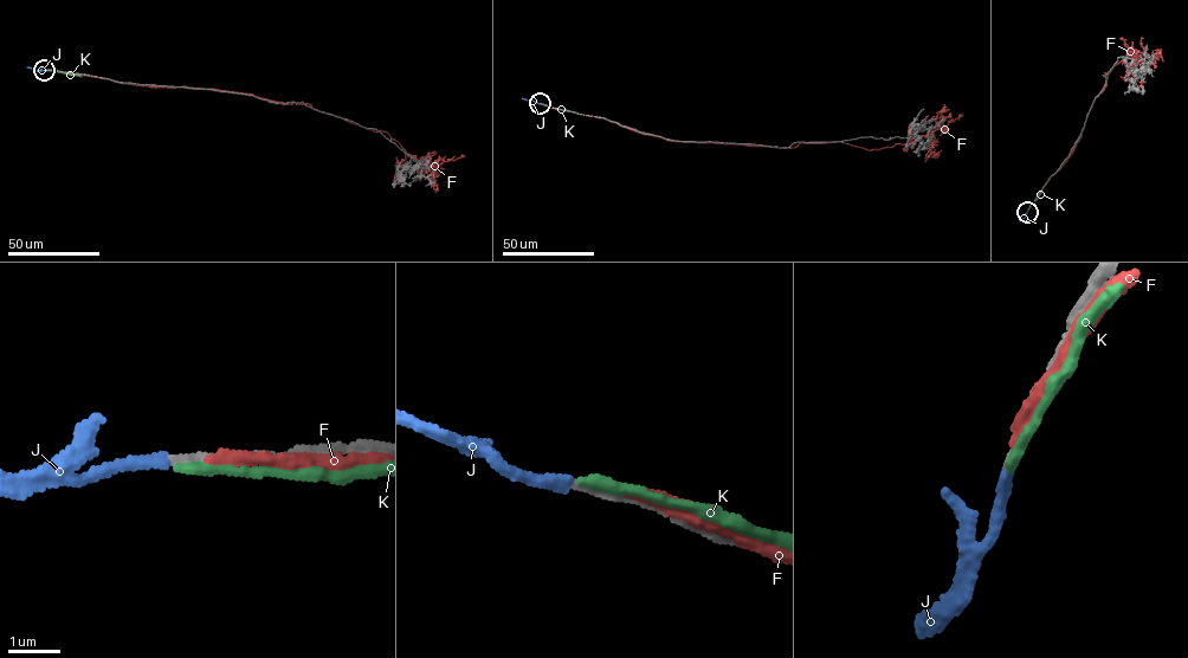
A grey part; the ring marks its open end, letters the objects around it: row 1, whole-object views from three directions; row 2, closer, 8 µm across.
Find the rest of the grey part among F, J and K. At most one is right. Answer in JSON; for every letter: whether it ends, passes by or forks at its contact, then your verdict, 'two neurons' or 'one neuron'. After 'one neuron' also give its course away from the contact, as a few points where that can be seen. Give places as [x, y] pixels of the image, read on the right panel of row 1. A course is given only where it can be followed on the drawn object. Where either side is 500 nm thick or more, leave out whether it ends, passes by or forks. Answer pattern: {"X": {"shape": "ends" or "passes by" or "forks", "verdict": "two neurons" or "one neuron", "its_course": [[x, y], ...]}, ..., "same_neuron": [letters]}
{"F": {"shape": "passes by", "verdict": "two neurons"}, "J": {"shape": "ends", "verdict": "one neuron"}, "K": {"shape": "ends", "verdict": "two neurons"}, "same_neuron": ["J"]}

